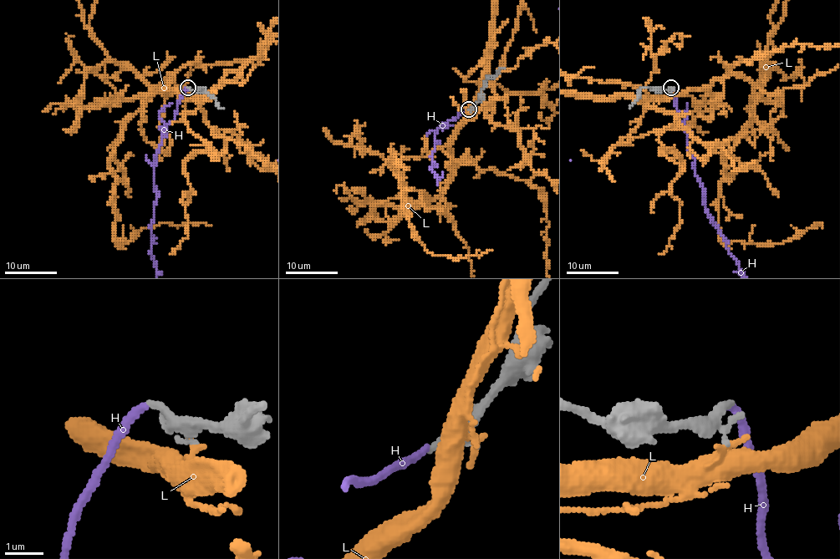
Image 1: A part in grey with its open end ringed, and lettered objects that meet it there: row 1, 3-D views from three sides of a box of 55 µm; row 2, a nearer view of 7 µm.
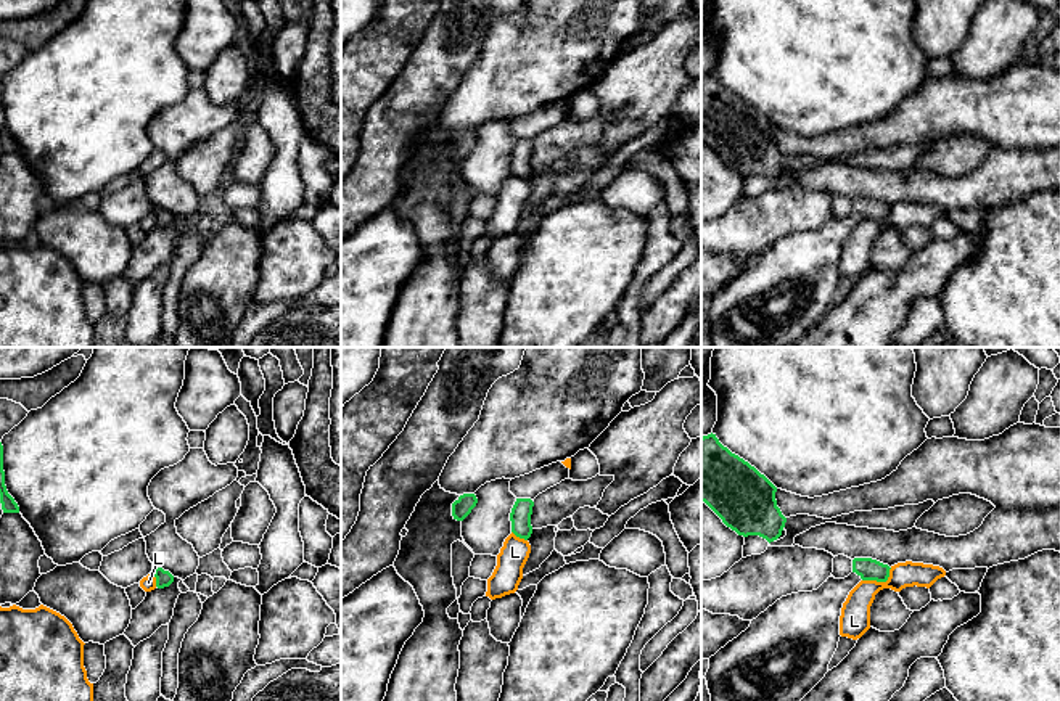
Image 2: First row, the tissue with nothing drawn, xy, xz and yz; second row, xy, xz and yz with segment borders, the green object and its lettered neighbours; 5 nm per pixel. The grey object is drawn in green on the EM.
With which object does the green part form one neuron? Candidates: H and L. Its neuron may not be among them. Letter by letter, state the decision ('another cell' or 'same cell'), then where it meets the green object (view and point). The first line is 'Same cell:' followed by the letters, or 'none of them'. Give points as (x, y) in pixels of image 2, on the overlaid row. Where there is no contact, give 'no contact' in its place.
Same cell: H
H: same cell | no contact
L: another cell | yz (880, 581)

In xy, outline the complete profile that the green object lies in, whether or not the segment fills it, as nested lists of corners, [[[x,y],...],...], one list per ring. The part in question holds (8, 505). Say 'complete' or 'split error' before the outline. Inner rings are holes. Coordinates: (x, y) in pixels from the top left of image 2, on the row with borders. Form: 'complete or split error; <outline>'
complete; [[[0,442],[0,503],[3,513],[19,513],[19,506],[14,498],[8,494],[5,486],[5,471],[3,471],[3,445]]]

